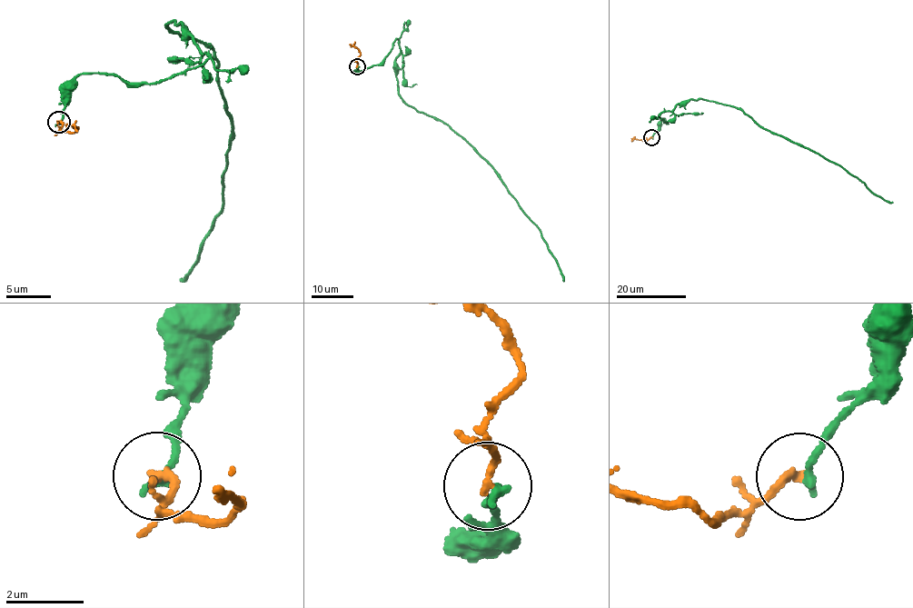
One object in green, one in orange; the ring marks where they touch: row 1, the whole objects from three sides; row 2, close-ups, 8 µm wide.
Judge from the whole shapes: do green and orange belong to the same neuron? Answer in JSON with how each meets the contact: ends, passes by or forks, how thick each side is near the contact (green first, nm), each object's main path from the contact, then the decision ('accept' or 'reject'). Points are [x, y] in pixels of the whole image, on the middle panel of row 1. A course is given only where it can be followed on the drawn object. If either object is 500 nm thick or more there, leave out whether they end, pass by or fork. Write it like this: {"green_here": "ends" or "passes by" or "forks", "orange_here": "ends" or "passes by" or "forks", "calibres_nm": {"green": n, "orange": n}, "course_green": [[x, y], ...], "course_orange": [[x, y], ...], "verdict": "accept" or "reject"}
{"green_here": "ends", "orange_here": "ends", "calibres_nm": {"green": 240, "orange": 200}, "course_green": [[358, 66], [358, 72], [380, 64], [398, 38], [399, 96], [438, 118], [492, 166], [539, 229], [564, 281]], "course_orange": [[357, 66], [360, 52], [351, 44]], "verdict": "reject"}

